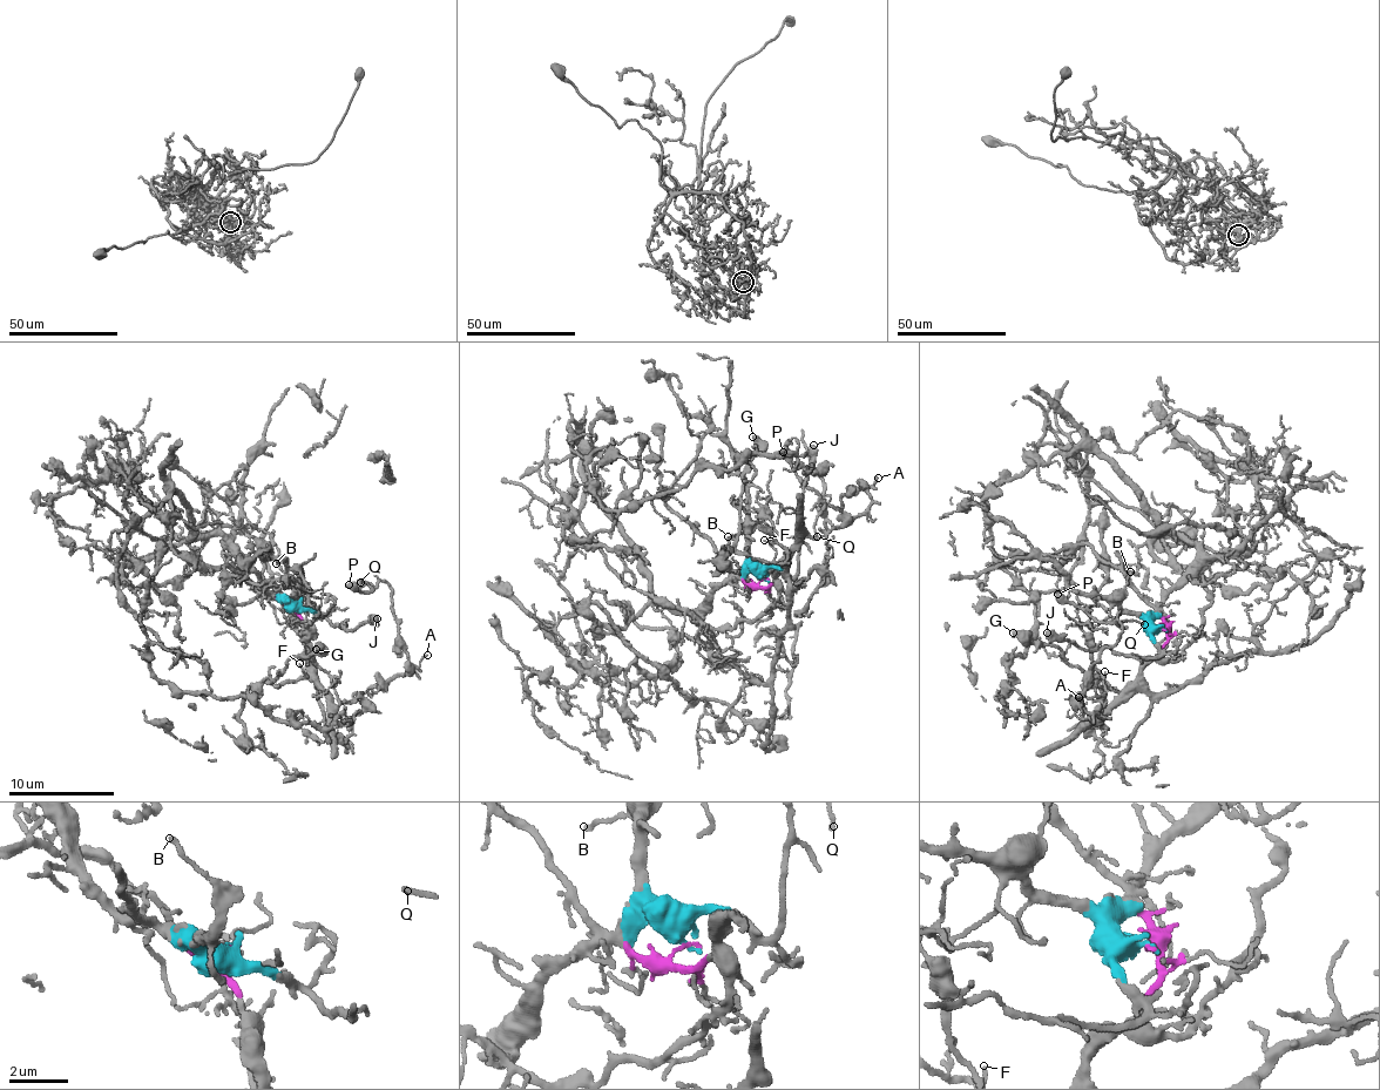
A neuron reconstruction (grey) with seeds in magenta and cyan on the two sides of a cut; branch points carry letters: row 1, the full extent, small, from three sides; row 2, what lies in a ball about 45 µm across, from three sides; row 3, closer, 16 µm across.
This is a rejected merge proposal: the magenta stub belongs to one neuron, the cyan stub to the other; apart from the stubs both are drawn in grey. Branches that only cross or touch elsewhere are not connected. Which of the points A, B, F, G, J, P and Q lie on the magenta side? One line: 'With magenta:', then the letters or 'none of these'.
With magenta: A, F, G, P, Q

